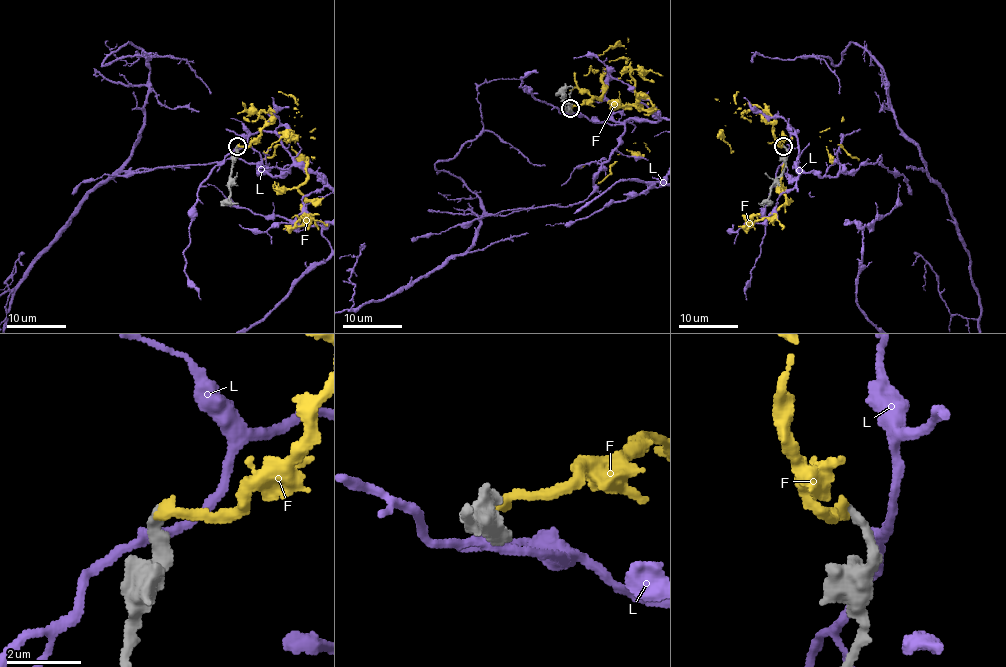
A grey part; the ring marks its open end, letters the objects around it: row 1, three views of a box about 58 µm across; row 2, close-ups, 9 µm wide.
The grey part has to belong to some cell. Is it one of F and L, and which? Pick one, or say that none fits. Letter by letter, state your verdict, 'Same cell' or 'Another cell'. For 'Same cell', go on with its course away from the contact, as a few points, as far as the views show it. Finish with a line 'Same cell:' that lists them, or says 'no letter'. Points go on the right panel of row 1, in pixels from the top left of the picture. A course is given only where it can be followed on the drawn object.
F: Same cell. Its course: (783, 147), (773, 123), (786, 141), (780, 182), (785, 202), (767, 218), (746, 225), (748, 219), (753, 225)
L: Another cell
Same cell: F

